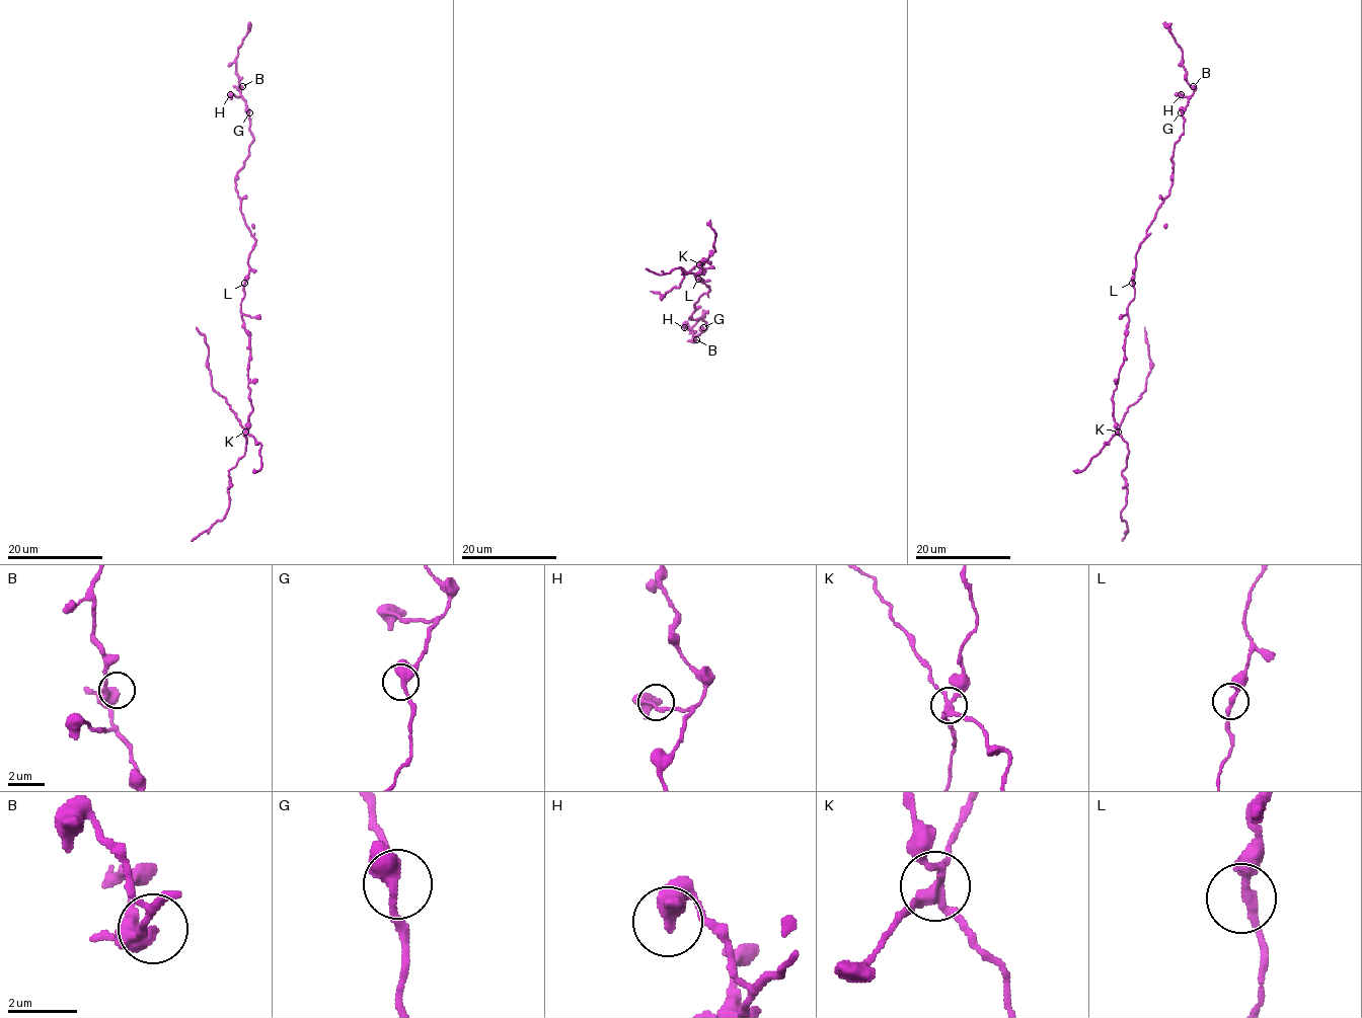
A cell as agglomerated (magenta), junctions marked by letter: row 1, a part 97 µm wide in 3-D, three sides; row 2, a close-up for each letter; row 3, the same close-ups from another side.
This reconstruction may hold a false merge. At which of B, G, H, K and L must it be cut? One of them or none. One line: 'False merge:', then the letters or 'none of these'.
False merge: K

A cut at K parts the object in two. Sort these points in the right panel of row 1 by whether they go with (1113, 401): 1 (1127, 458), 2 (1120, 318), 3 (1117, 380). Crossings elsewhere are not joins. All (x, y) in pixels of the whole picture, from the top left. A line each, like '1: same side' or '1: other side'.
1: same side
2: same side
3: same side

